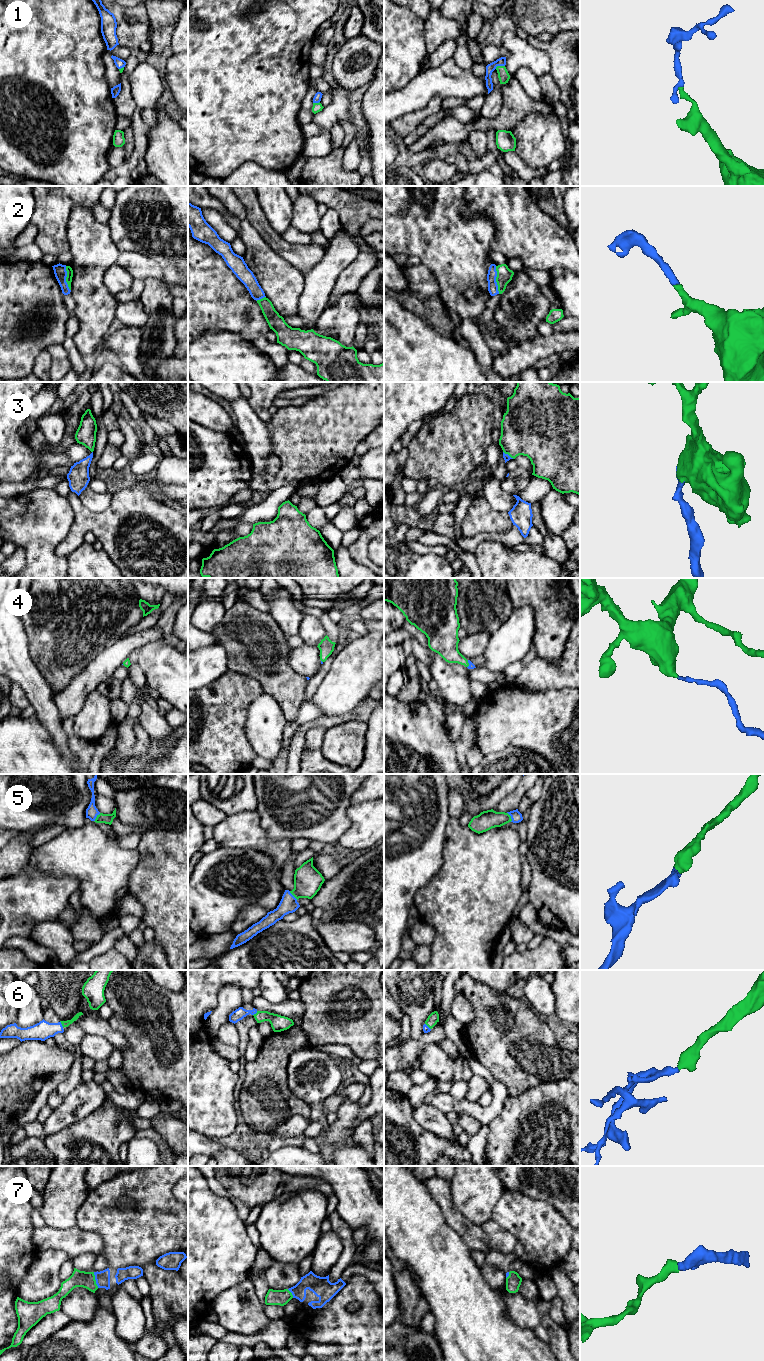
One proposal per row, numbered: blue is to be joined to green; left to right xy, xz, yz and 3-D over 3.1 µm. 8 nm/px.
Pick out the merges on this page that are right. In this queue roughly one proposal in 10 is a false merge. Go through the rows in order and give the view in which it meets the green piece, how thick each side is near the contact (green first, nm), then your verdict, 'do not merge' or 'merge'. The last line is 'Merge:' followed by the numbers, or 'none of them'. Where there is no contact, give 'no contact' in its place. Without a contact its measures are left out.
1: contact in yz; calibres 90 and 70 nm; merge
2: contact in yz; calibres 130 and 80 nm; merge
3: contact in yz; calibres 420 and 50 nm; merge
4: contact in yz; calibres 200 and 50 nm; merge
5: contact in xy; calibres 80 and 100 nm; merge
6: contact in xy; calibres 50 and 150 nm; merge
7: contact in xy; calibres 130 and 120 nm; merge
Merge: 1, 2, 3, 4, 5, 6, 7

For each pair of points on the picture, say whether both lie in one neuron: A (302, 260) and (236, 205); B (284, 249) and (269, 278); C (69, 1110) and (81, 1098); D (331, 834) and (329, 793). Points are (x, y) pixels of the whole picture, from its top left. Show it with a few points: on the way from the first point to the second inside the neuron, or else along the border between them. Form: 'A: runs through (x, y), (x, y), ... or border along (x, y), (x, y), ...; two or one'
A: border along (236, 196), (245, 208), (246, 218); two
B: border along (264, 240), (299, 271); two
C: runs through (72, 1107), (78, 1101); one
D: runs through (329, 824), (329, 803); one

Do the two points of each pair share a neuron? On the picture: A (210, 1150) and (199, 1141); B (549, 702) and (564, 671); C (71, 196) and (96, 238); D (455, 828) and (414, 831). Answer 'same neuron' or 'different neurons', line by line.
A: same neuron
B: different neurons
C: different neurons
D: different neurons

